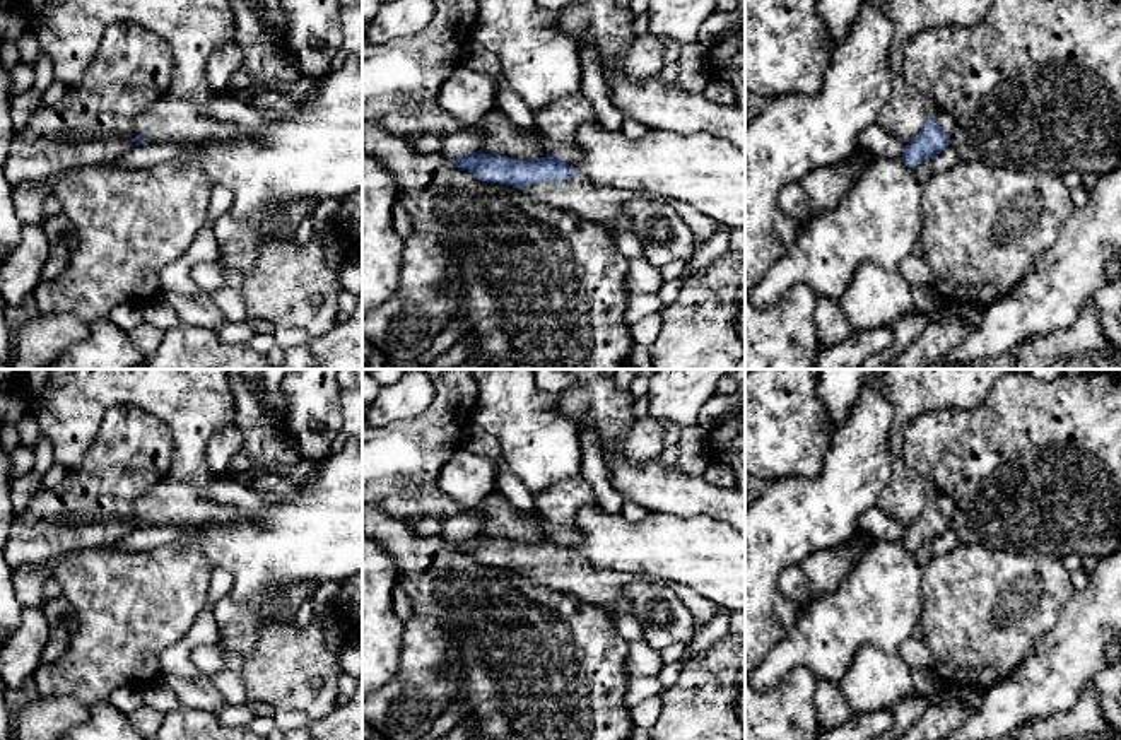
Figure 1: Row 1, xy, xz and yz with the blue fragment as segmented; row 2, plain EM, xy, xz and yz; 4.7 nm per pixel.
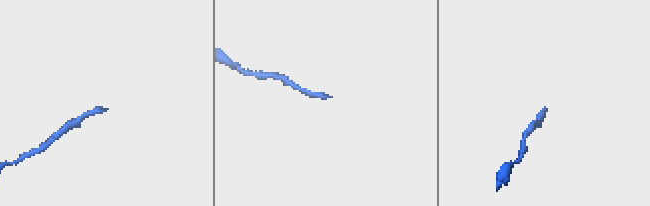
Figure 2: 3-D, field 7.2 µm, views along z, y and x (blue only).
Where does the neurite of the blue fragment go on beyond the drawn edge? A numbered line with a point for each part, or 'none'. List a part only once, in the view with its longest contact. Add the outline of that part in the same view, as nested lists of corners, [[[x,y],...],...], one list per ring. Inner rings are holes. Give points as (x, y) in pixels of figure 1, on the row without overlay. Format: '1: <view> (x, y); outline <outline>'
1: xz (602, 588); outline [[[579,559],[559,564],[543,564],[521,573],[523,578],[566,591],[579,600],[608,610],[629,610],[631,600],[624,591],[625,578],[612,571],[595,571]]]

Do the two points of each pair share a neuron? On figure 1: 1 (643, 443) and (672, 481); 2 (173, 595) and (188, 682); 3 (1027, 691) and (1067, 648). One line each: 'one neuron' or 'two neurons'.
1: two neurons
2: two neurons
3: one neuron

